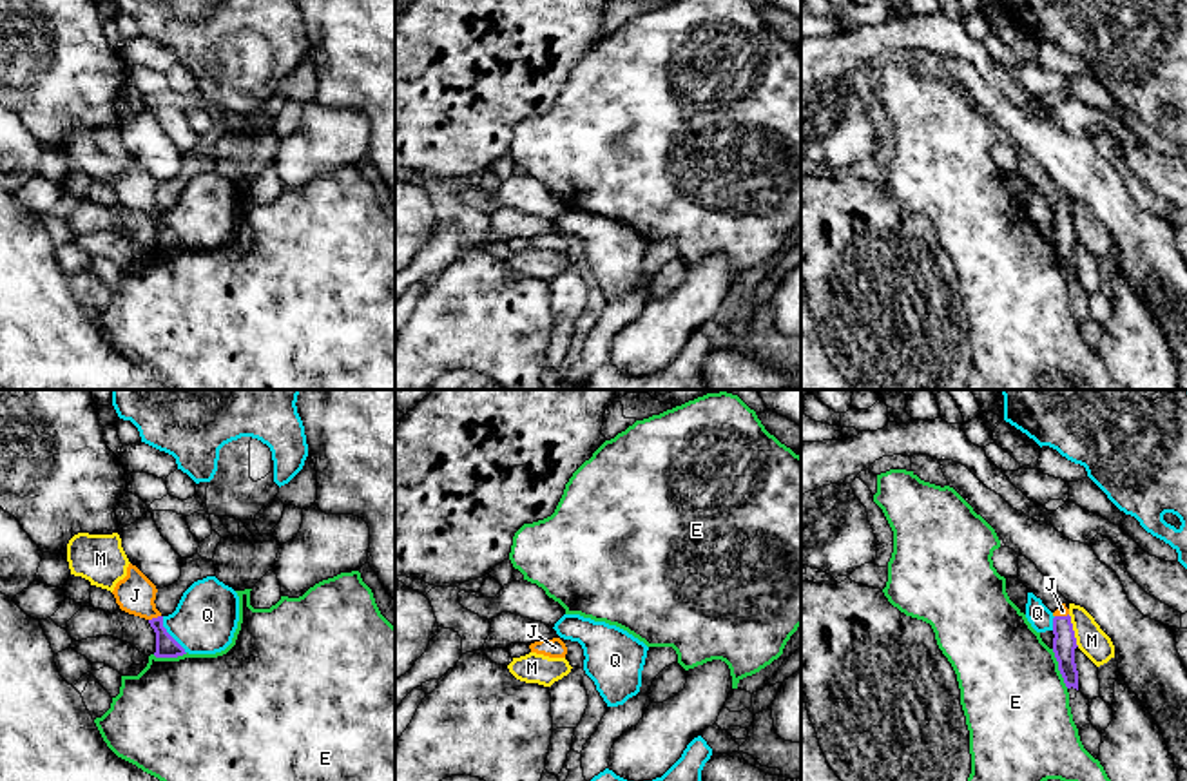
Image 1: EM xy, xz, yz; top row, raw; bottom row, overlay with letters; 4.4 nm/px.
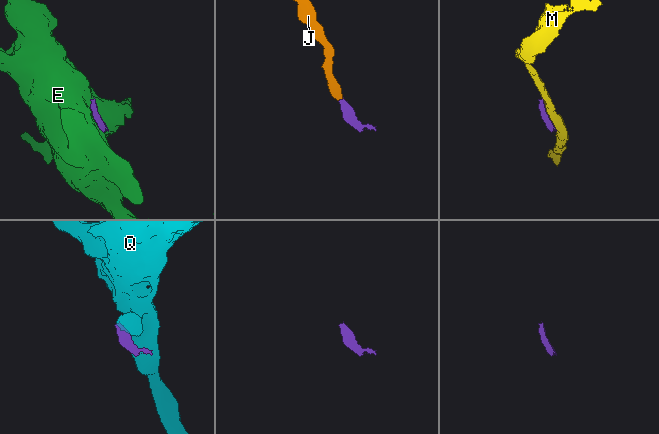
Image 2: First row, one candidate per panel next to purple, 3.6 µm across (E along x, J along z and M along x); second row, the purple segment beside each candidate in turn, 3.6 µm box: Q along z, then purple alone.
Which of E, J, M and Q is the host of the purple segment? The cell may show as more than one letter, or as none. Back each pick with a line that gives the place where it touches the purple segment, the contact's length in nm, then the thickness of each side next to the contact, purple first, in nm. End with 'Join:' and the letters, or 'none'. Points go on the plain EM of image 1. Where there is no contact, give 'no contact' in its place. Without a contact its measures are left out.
J: meets purple in xy at (154, 212); contact 60 nm long; 100 nm thick on the purple side, 170 nm on the other
Join: J

